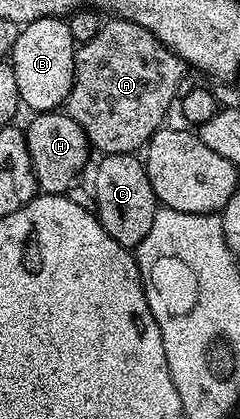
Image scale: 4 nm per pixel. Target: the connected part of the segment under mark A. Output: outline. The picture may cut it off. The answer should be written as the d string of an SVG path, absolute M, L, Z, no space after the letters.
M111 18L101 24L92 39L83 42L75 50L73 87L64 104L66 113L84 129L97 152L108 155L133 154L141 150L165 122L163 119L172 103L172 88L181 81L184 70L186 64L183 60L168 50L154 34L148 33L135 22Z

